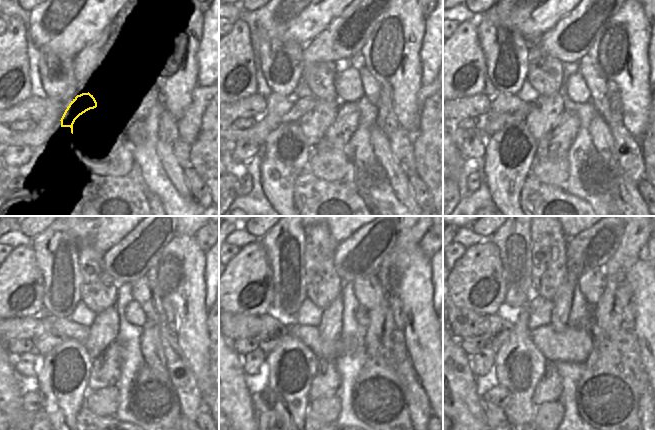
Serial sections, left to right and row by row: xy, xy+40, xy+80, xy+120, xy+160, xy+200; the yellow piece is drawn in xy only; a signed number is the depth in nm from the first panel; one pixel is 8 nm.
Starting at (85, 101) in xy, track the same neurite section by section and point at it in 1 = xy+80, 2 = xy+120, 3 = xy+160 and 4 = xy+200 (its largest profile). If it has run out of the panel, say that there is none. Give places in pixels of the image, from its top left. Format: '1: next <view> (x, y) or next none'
1: next xy+80 (493, 121)
2: next xy+120 (48, 338)
3: next xy+160 (274, 329)
4: next xy+200 (499, 327)

